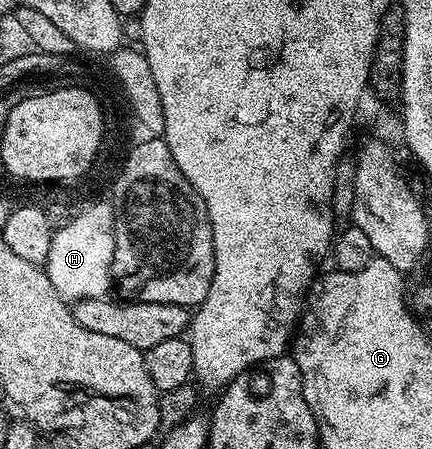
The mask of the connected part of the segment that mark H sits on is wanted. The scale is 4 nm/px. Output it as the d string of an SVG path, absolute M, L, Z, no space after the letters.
M107 206L91 207L91 211L73 218L67 226L53 232L45 271L57 294L68 302L85 298L106 297L112 287L111 263L115 249L115 229L111 226Z

